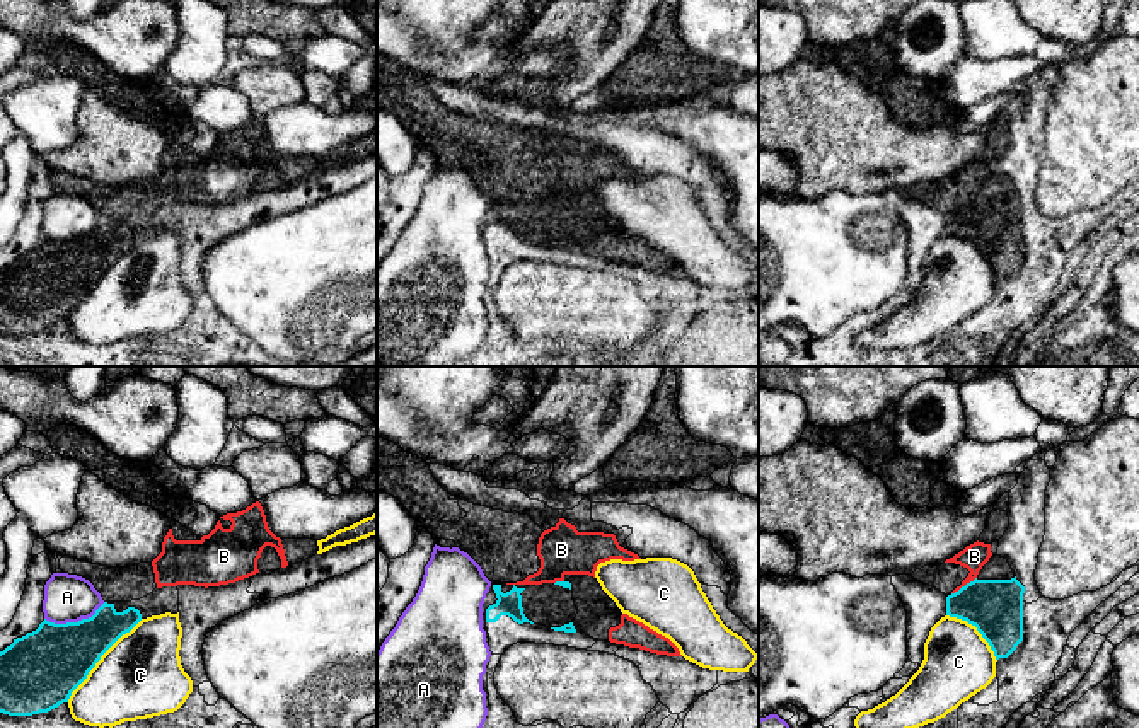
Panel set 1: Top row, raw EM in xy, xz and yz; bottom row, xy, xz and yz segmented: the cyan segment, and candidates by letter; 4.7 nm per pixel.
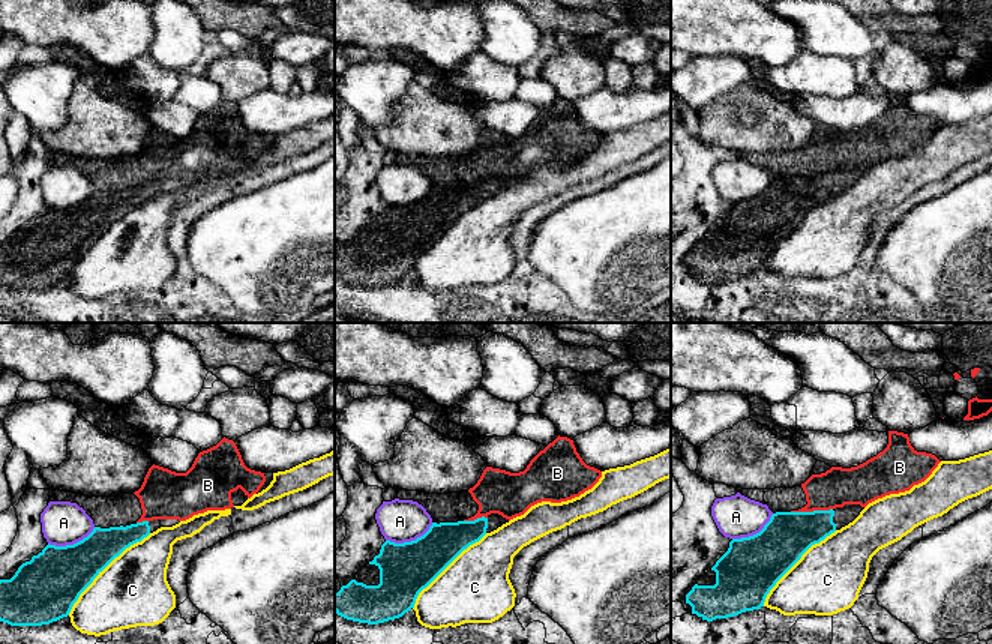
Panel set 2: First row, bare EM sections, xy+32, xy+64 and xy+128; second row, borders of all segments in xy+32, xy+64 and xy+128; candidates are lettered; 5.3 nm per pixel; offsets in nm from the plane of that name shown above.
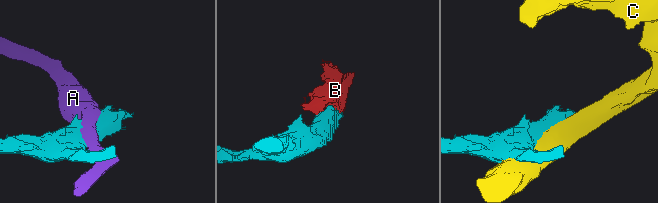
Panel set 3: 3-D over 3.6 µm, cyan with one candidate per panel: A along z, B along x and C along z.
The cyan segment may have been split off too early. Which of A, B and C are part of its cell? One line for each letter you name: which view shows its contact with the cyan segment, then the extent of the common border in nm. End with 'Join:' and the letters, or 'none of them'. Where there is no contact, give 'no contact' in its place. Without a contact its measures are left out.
B: meets cyan in yz; contact 150 nm long
Join: B

